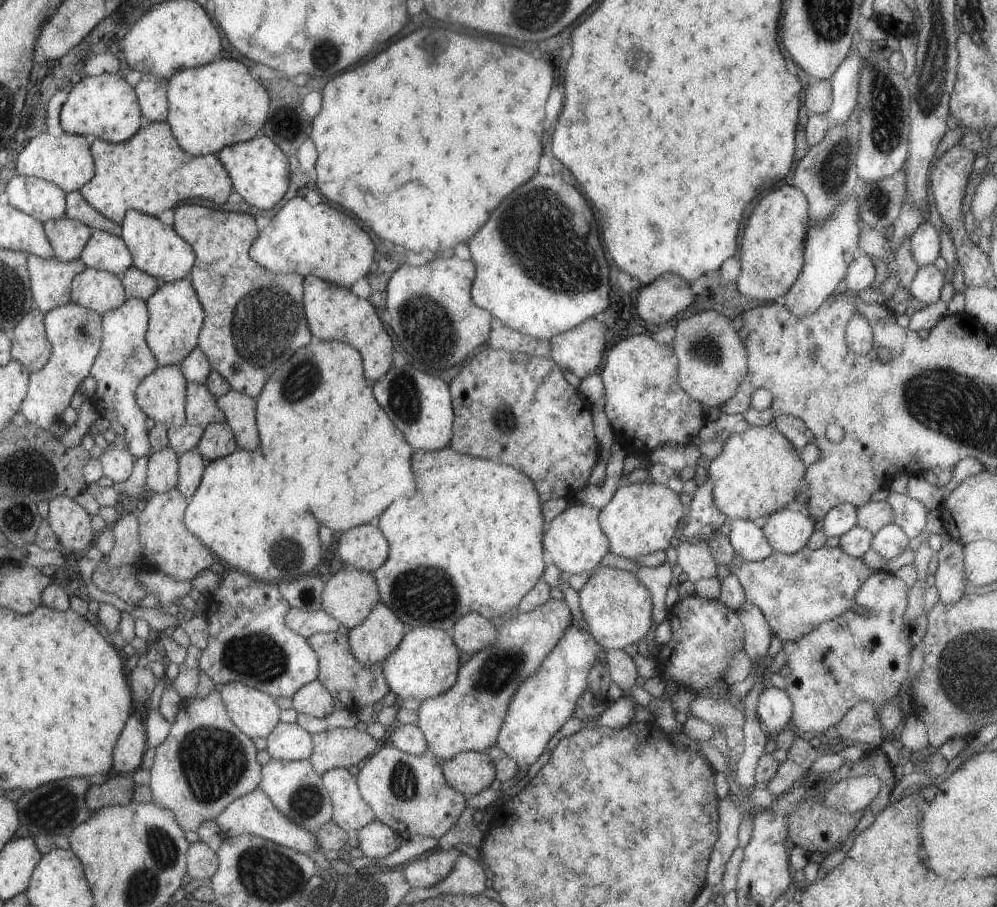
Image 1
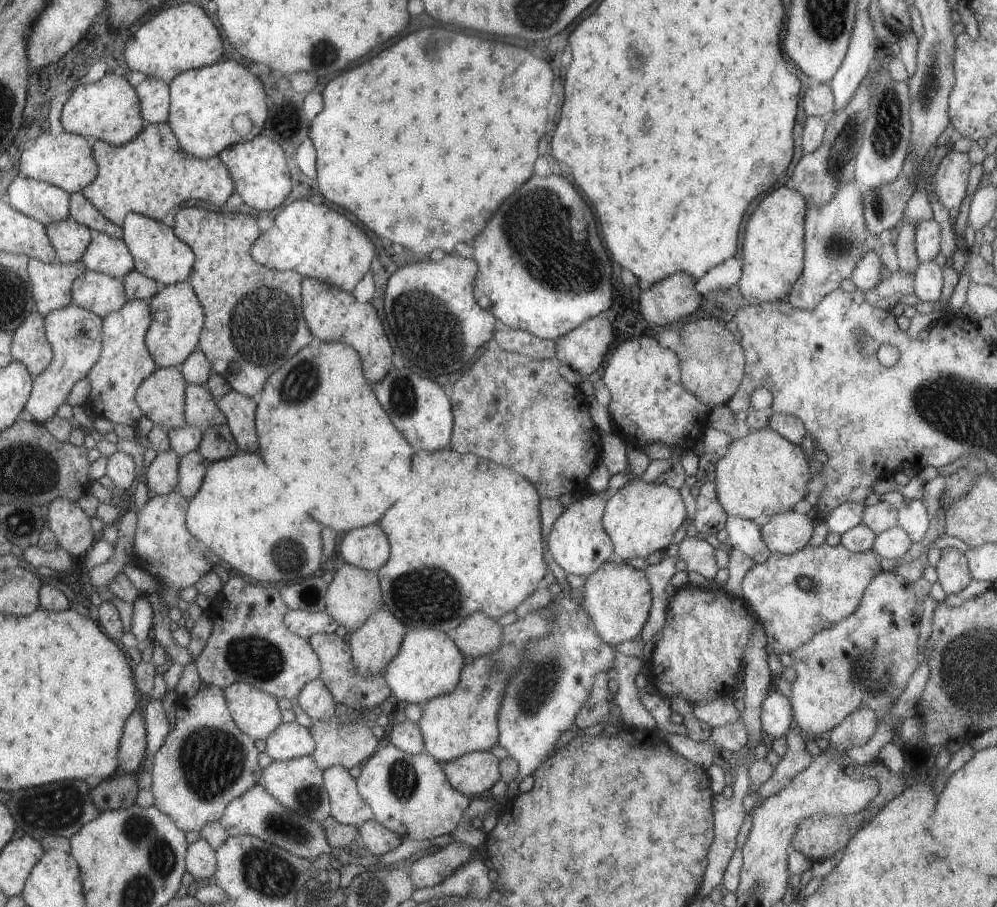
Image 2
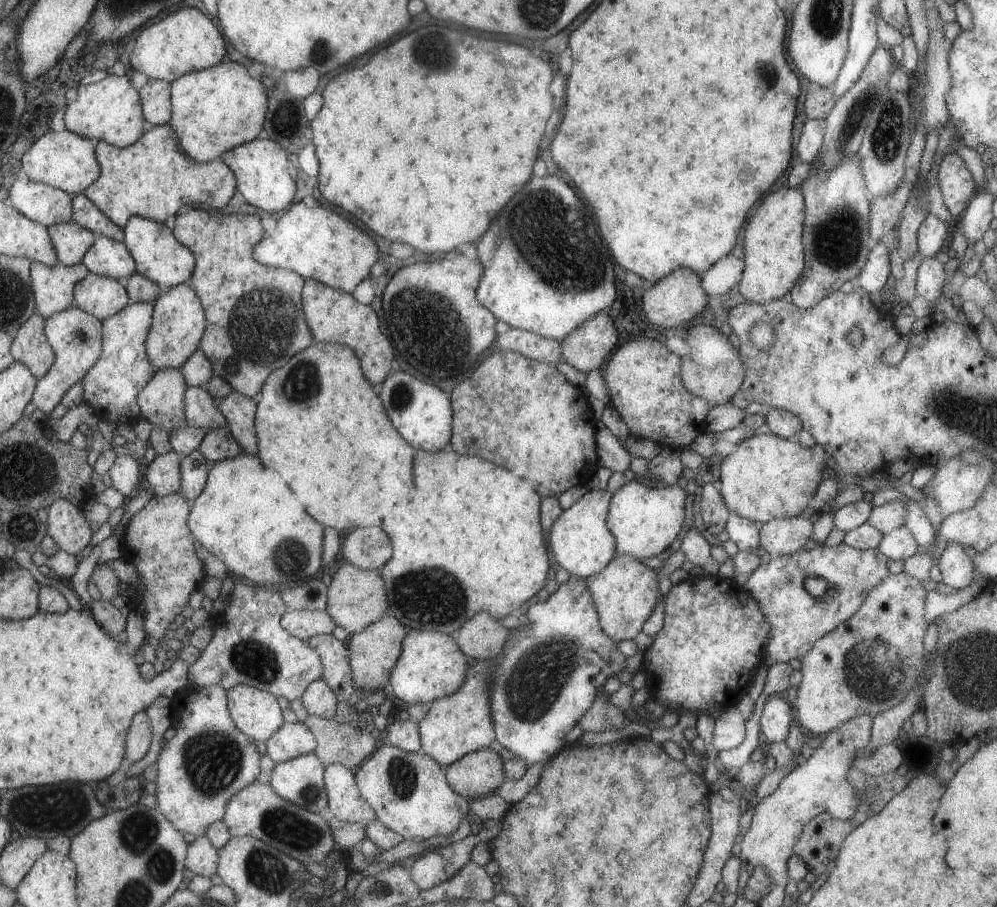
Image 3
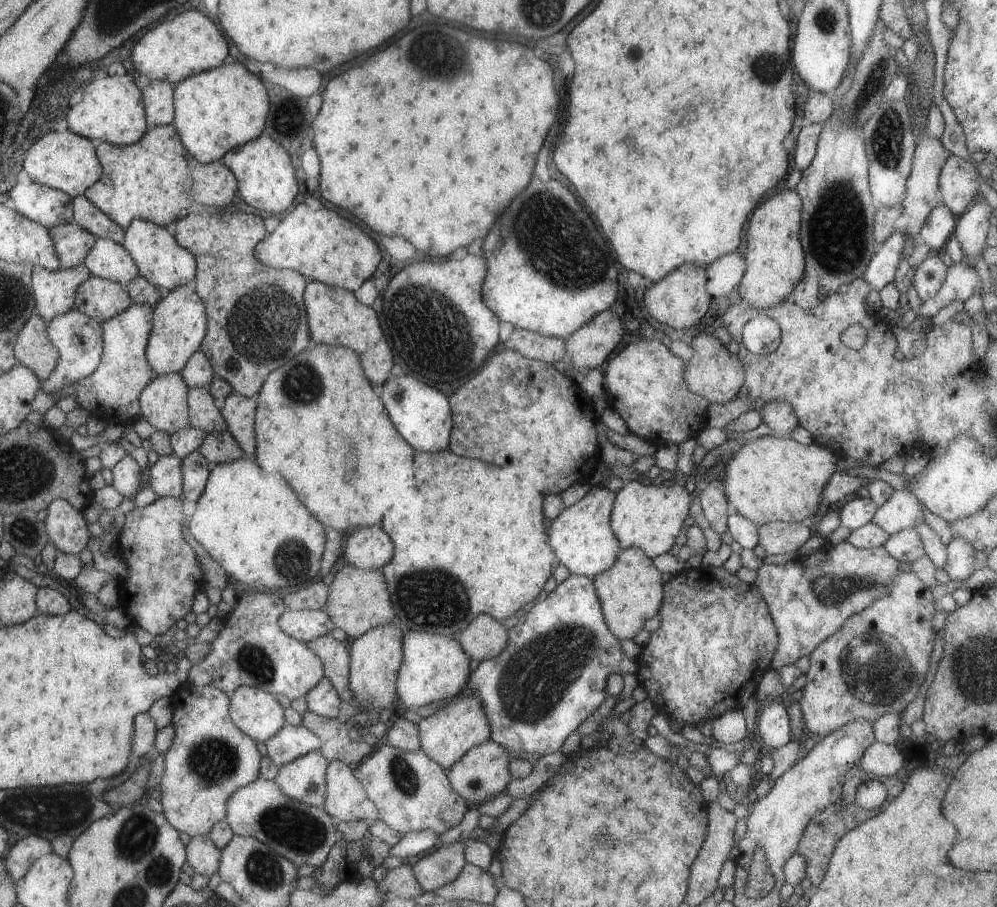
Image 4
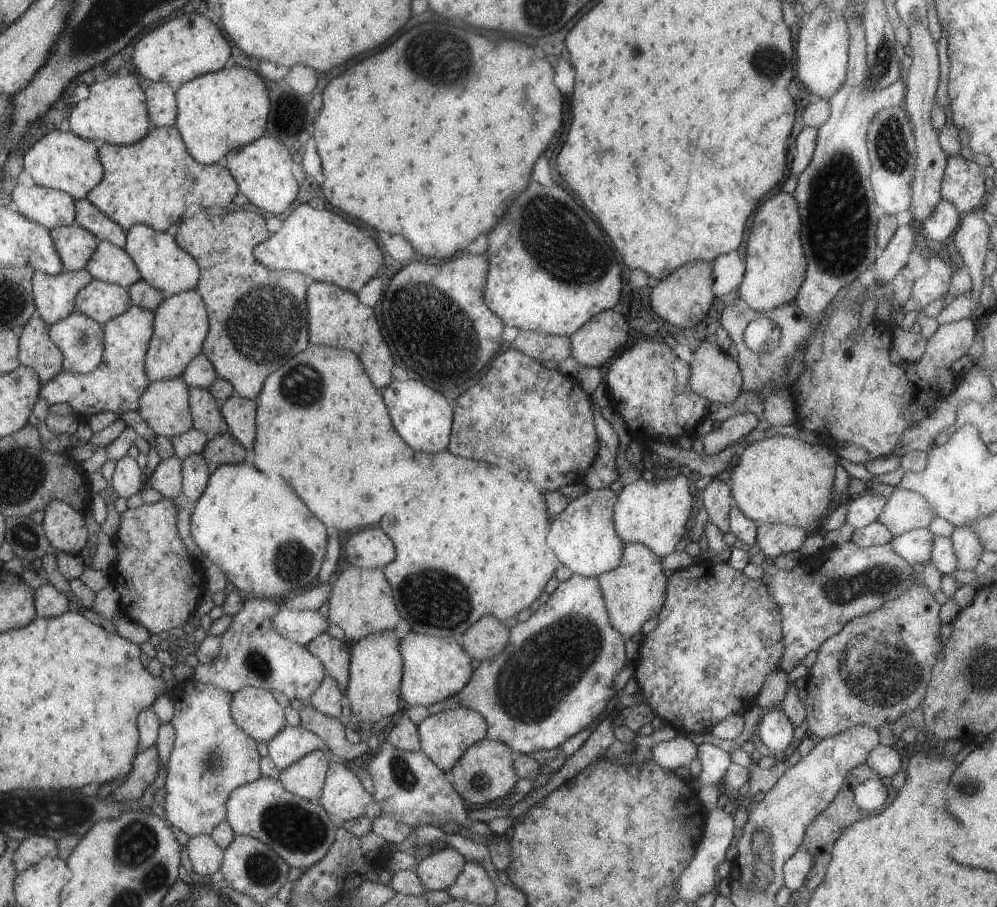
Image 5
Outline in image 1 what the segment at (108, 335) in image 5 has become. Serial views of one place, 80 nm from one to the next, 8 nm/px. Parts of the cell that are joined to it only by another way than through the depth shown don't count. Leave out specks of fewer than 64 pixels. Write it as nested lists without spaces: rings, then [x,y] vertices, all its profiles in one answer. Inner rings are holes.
[[[126,299],[113,310],[102,315],[102,337],[100,349],[94,358],[89,376],[96,382],[96,388],[89,398],[99,417],[109,422],[115,420],[125,429],[122,436],[127,448],[135,459],[150,452],[150,442],[145,430],[145,414],[135,402],[135,389],[143,378],[158,367],[153,354],[149,350],[144,336],[148,327],[148,310],[143,299]]]

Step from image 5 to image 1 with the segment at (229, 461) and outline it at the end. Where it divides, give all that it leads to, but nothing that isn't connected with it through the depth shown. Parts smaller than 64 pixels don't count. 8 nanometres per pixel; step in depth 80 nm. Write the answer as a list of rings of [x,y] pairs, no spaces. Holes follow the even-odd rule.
[[[226,422],[204,426],[202,437],[196,446],[205,462],[227,456],[236,448],[232,430]]]

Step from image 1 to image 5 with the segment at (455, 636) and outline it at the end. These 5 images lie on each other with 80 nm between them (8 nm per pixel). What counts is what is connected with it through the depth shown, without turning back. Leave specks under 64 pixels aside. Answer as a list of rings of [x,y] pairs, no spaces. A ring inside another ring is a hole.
[[[483,615],[458,636],[458,641],[470,658],[490,661],[505,648],[508,628],[493,615]]]

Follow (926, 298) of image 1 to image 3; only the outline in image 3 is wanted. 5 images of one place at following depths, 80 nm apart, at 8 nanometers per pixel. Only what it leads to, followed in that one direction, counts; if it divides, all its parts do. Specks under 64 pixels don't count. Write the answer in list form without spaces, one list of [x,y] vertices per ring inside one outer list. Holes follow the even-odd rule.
[[[935,256],[920,260],[916,270],[916,294],[925,301],[934,301],[939,298],[940,290],[945,282],[943,263]]]

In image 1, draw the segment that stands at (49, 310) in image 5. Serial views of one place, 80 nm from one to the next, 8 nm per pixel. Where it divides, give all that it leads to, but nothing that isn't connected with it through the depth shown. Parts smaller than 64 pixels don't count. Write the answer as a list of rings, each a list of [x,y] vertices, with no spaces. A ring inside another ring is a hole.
[[[28,255],[26,267],[34,305],[43,314],[70,302],[72,278],[86,269],[80,258],[61,261],[55,256],[42,259],[35,255]]]

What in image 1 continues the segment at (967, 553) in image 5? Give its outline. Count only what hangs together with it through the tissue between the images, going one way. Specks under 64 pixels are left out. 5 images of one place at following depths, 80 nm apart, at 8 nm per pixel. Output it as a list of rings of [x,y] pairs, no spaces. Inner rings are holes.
[[[945,533],[941,536],[943,544],[936,553],[938,561],[934,572],[934,586],[939,594],[939,601],[945,604],[951,604],[957,602],[957,599],[963,596],[963,591],[969,588],[969,584],[964,573],[964,552],[962,545],[952,542],[951,538]]]

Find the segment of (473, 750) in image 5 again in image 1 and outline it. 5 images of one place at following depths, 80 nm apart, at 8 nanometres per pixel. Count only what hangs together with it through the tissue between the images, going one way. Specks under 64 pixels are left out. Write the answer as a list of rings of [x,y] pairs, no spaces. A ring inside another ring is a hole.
[[[463,751],[444,761],[441,768],[448,785],[469,798],[493,782],[494,763],[484,752]]]

